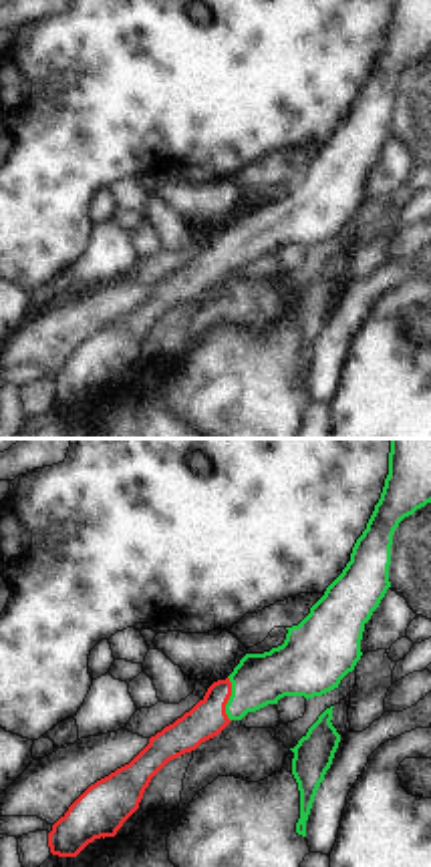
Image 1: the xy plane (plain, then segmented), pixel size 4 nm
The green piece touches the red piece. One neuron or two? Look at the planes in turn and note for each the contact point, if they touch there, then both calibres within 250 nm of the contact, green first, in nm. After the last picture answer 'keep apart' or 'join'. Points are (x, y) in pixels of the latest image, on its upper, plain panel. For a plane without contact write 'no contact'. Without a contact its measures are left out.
meets green at (230, 248); 200 nm thick on the green side, 150 nm on the other

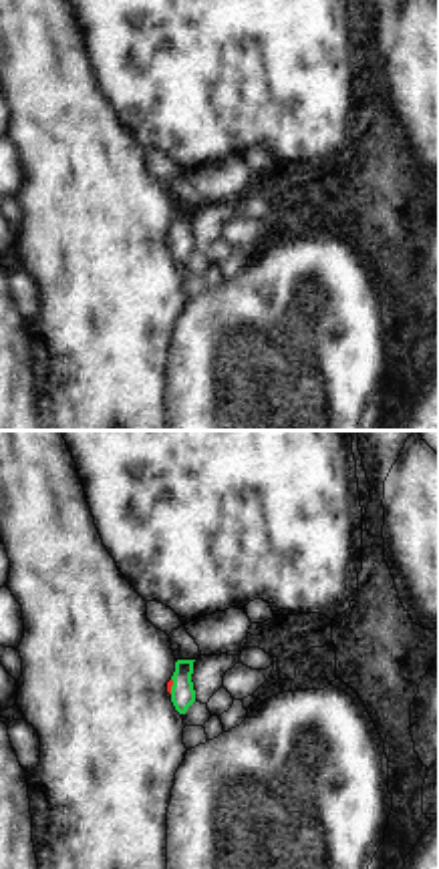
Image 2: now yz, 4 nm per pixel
meets green at (172, 236); 100 nm thick on the green side, 20 nm on the other

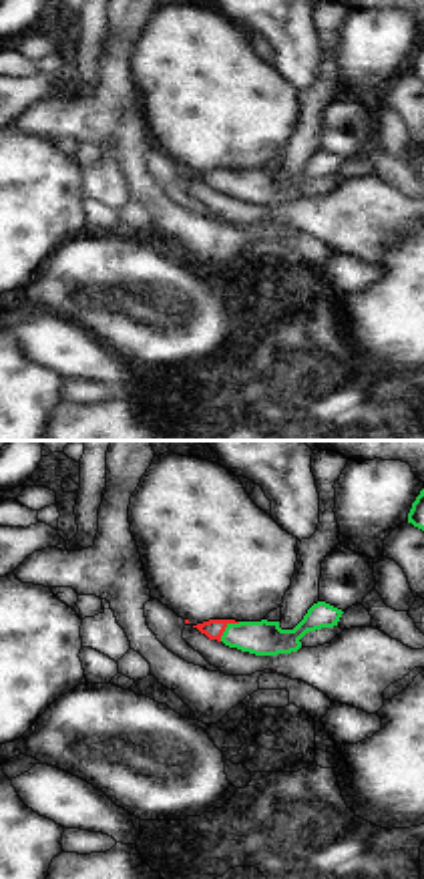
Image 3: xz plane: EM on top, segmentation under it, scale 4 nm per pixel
meets green at (226, 178); 140 nm thick on the green side, 80 nm on the other

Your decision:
join

